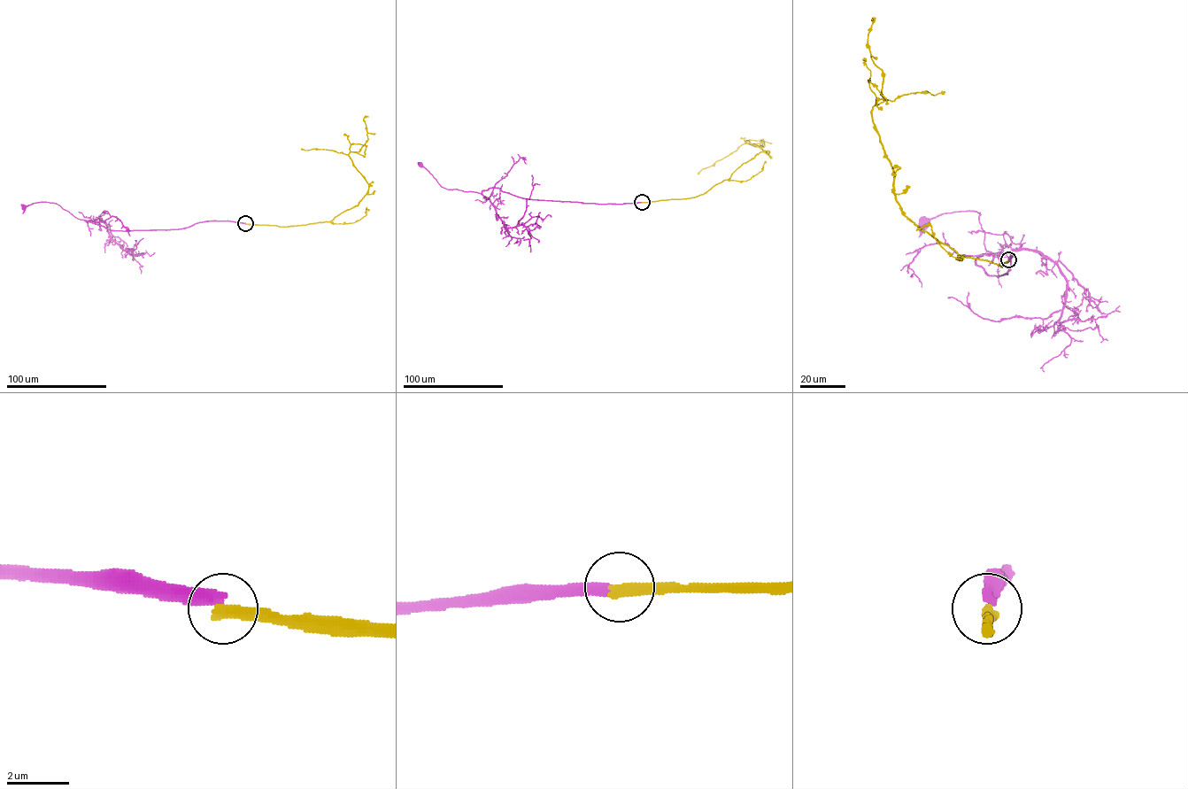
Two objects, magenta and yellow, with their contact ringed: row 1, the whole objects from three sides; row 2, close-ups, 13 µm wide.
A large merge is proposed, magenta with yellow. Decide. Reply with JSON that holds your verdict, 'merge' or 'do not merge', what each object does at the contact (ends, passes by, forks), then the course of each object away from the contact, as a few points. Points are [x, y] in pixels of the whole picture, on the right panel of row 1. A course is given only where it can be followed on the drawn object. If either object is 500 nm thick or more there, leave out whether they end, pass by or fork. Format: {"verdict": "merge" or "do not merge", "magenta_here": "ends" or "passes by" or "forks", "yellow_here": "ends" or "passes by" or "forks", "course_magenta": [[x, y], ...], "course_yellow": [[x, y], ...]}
{"verdict": "do not merge", "magenta_here": "ends", "yellow_here": "ends", "course_magenta": [[1008, 259], [1012, 253], [1010, 267], [999, 276], [975, 263], [991, 252], [977, 212], [943, 213], [924, 224]], "course_yellow": [[1008, 259], [1001, 266], [959, 256], [910, 220], [896, 201], [894, 169], [872, 108], [903, 95], [944, 92]]}

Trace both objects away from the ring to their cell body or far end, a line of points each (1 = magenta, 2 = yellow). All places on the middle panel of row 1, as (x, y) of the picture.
1: (642, 202), (604, 204), (535, 200), (495, 188), (483, 190), (482, 194), (447, 189), (420, 165)
2: (642, 202), (685, 198), (704, 194), (728, 180), (743, 164), (765, 151), (745, 141), (698, 174)

